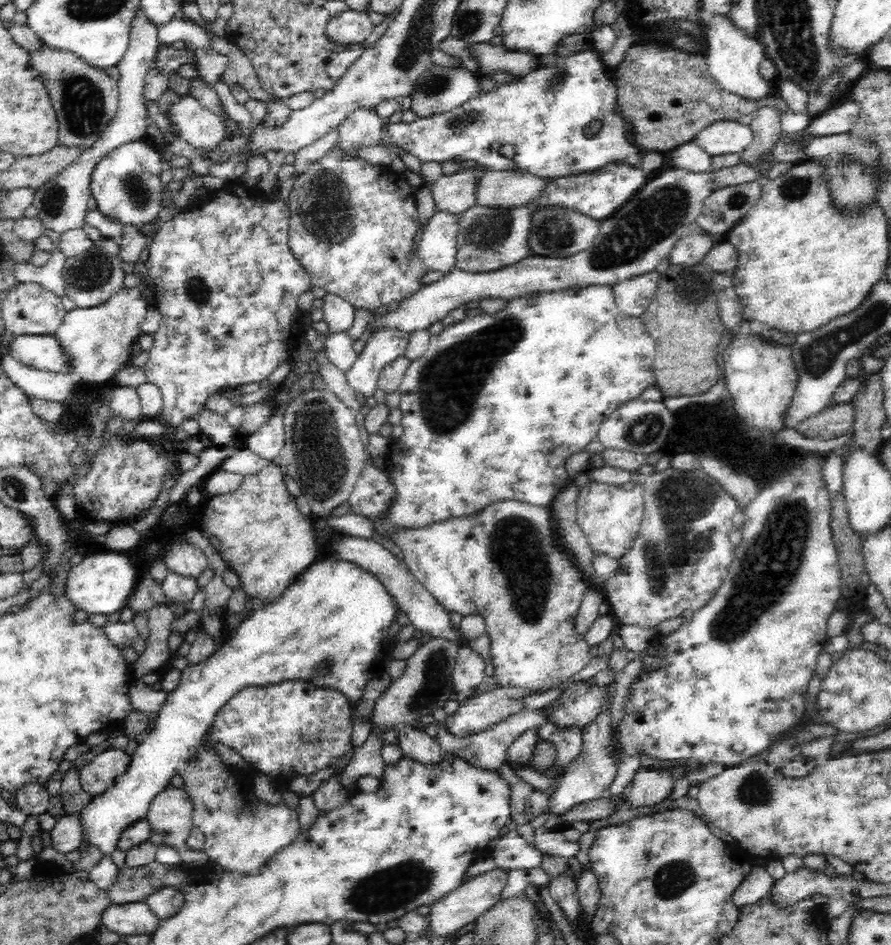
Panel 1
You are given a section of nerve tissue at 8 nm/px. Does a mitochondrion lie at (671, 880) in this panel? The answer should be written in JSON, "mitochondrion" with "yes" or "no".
{"mitochondrion":"yes"}

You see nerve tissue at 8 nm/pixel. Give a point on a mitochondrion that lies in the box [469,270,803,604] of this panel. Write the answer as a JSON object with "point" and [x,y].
{"point":[680,501]}

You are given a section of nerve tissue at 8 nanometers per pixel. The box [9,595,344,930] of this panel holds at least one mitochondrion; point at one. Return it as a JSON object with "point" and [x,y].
{"point":[326,667]}

